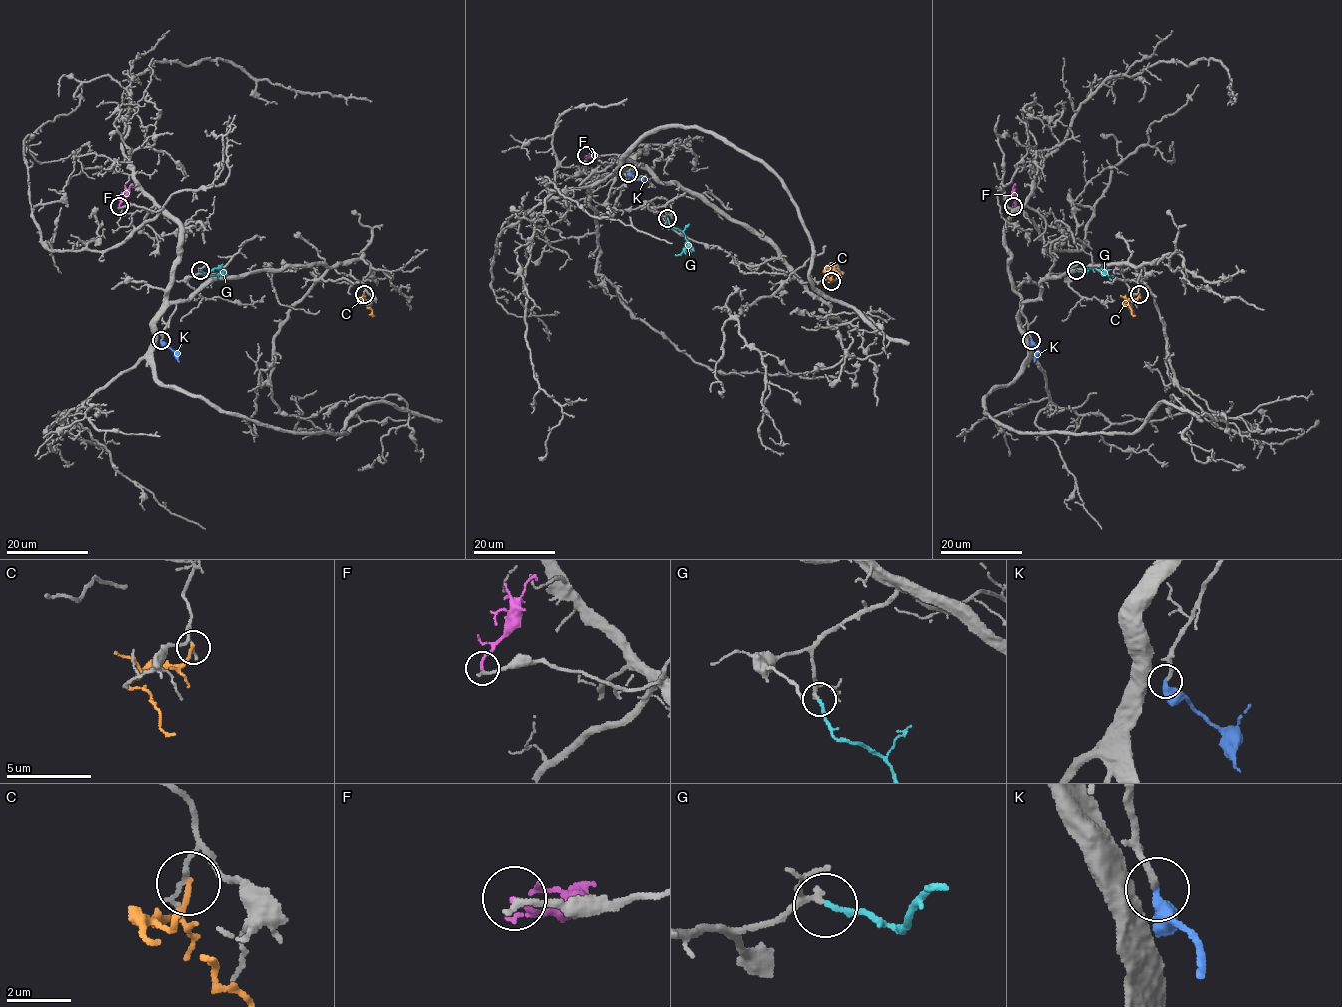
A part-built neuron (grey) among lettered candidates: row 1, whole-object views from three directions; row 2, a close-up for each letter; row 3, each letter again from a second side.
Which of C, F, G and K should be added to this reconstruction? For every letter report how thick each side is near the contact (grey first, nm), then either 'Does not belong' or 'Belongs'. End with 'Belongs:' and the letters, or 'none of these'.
C: Thickness 170 nm (grey) against 180 nm. Does not belong
F: Thickness 220 nm (grey) against 180 nm. Belongs
G: Thickness 170 nm (grey) against 200 nm. Belongs
K: Thickness 200 nm (grey) against 440 nm. Belongs
Belongs: F, G, K

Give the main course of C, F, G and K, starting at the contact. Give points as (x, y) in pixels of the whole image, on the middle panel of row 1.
C: (831, 281), (825, 269), (829, 266), (840, 277)
F: (586, 156), (599, 157)
G: (667, 217), (669, 226), (682, 232), (689, 243), (675, 254)
K: (628, 173), (640, 179), (646, 176)

